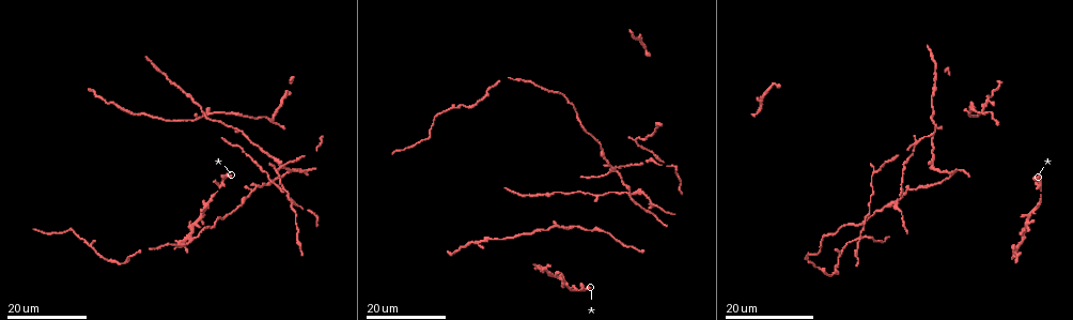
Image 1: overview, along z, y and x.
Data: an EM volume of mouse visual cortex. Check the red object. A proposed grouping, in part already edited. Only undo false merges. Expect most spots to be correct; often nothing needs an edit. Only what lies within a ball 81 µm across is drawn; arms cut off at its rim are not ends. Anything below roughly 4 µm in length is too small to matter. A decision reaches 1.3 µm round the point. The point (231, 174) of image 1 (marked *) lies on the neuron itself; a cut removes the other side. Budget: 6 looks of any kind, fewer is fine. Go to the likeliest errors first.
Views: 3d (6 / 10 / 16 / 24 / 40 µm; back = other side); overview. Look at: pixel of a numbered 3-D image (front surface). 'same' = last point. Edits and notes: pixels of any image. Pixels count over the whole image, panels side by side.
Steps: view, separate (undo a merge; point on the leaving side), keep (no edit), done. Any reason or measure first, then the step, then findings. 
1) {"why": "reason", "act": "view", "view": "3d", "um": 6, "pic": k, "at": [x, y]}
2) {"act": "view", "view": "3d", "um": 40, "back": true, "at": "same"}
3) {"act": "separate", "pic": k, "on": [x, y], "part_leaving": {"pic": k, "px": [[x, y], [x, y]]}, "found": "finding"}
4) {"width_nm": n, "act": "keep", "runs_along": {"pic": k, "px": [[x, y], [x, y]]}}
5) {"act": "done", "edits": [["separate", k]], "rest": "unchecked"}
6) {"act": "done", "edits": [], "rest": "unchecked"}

{"why": "three arms meet", "act": "view", "view": "3d", "um": 24, "pic": 1, "at": [274, 171]}

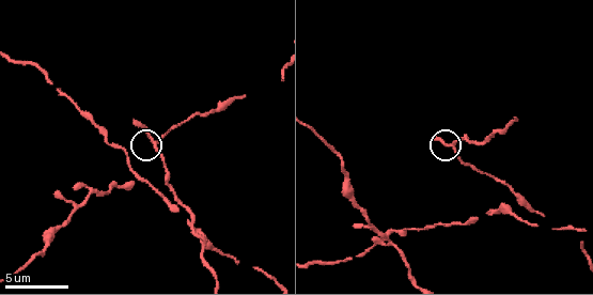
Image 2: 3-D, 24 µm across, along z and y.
{"why": "closer look", "act": "view", "view": "3d", "um": 6, "pic": 2, "at": [454, 147]}

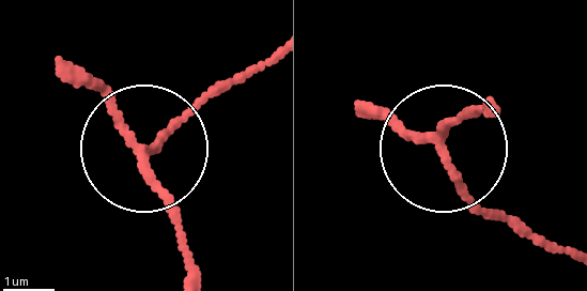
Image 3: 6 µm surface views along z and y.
{"arms": 3, "act": "keep", "found": "one neuron here"}

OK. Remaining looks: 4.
{"why": "small branch off a trunk", "act": "view", "view": "3d", "um": 16, "pic": 1, "at": [597, 196]}

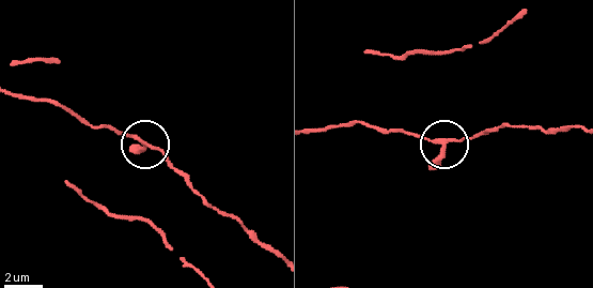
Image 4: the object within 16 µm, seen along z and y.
{"act": "view", "view": "3d", "um": 6, "pic": 4, "at": [145, 140]}

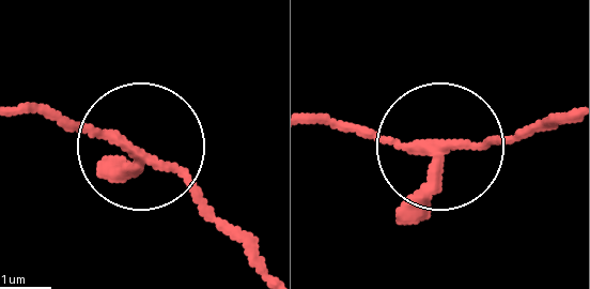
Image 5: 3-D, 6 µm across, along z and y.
{"arms": 3, "act": "keep", "found": "all the same neuron"}

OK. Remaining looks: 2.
{"why": "thin neck", "act": "view", "view": "3d", "um": 10, "pic": 2, "at": [86, 197]}

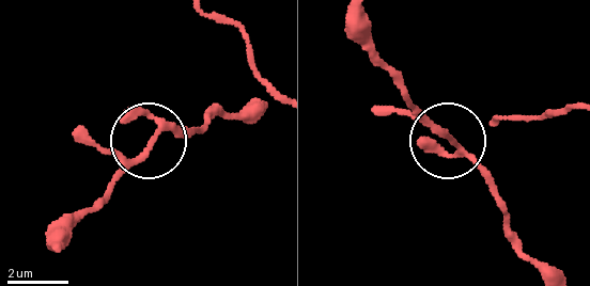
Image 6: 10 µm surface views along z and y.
{"arms": 3, "act": "keep", "found": "one neuron here"}

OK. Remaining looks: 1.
{"act": "done", "edits": [], "rest": "unchecked"}

